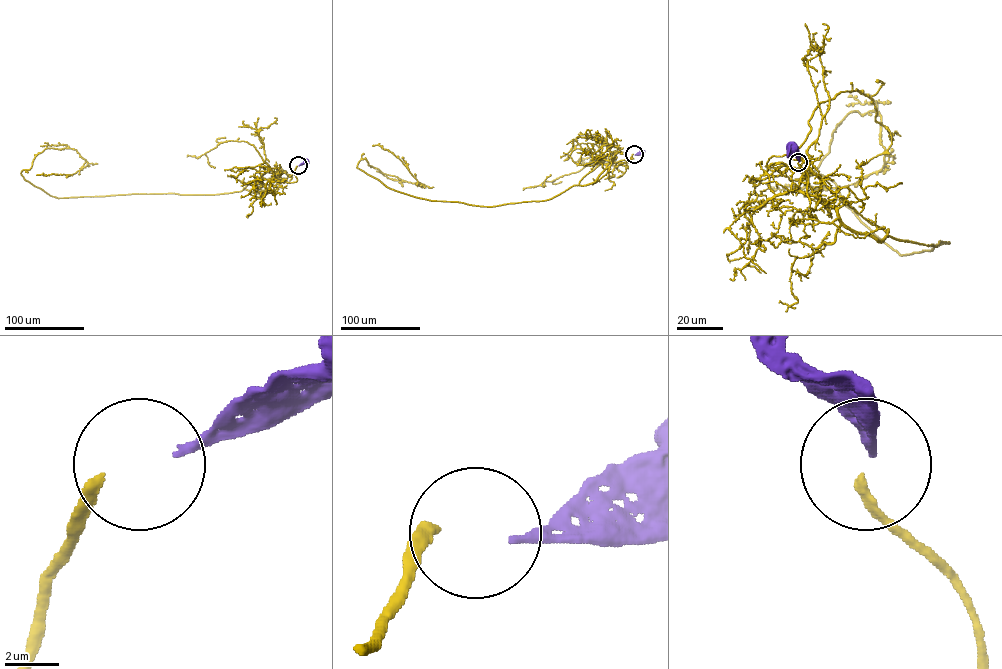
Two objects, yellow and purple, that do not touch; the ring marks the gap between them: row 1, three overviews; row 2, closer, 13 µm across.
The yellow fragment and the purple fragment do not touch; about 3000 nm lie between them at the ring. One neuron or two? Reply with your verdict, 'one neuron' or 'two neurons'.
one neuron

